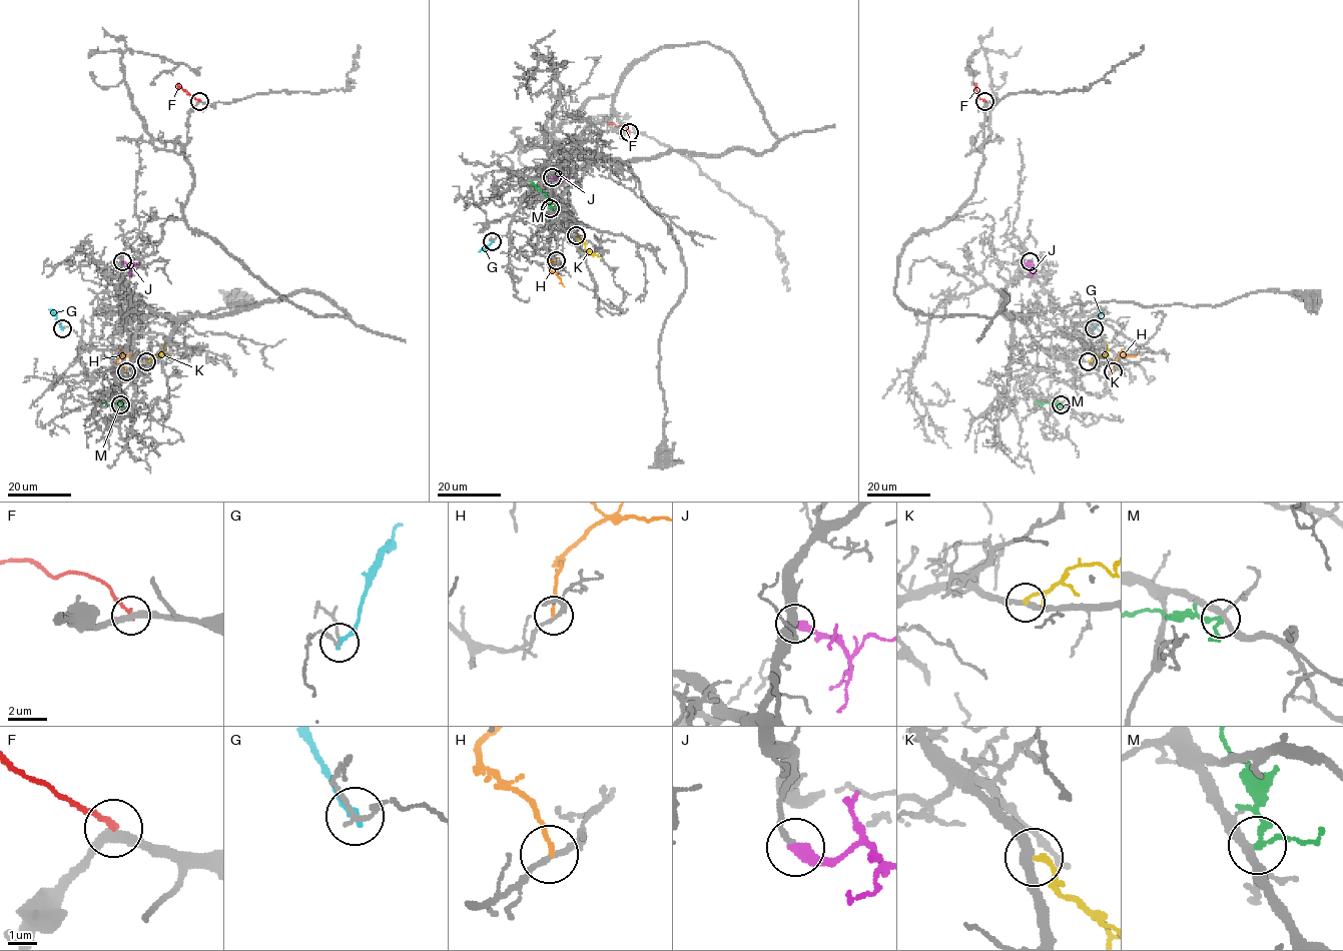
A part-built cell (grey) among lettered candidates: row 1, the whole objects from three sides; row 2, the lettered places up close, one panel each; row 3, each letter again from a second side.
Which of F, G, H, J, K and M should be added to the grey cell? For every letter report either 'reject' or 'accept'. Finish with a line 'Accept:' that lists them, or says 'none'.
F: reject
G: reject
H: reject
J: accept
K: reject
M: reject
Accept: J

